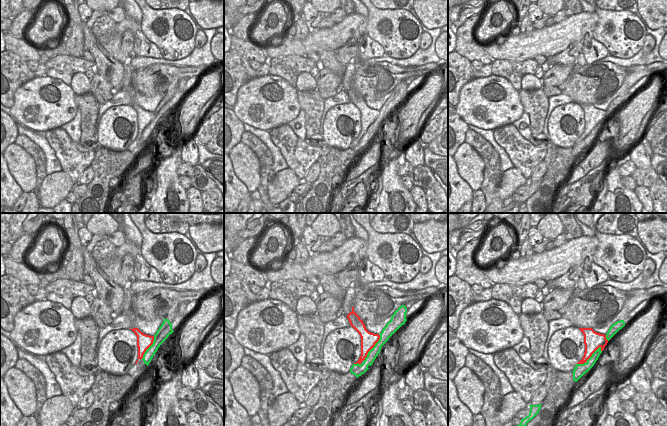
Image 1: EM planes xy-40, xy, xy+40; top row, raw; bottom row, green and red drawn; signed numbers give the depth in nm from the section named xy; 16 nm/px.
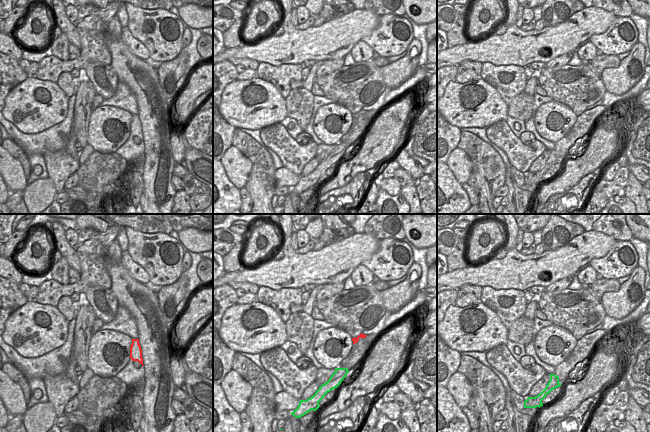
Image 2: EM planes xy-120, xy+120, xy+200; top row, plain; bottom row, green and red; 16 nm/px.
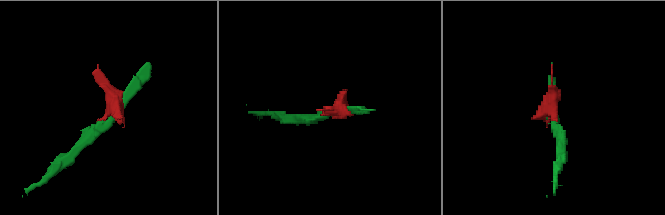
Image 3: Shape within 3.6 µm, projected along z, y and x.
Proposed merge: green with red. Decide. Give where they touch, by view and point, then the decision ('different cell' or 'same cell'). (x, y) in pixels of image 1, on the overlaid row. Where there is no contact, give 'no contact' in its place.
xy (373, 347) | different cell

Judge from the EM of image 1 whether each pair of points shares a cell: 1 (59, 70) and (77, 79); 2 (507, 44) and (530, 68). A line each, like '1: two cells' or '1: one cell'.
1: two cells
2: two cells

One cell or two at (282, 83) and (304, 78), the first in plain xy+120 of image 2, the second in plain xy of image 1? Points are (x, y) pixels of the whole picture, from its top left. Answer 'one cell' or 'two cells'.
two cells

